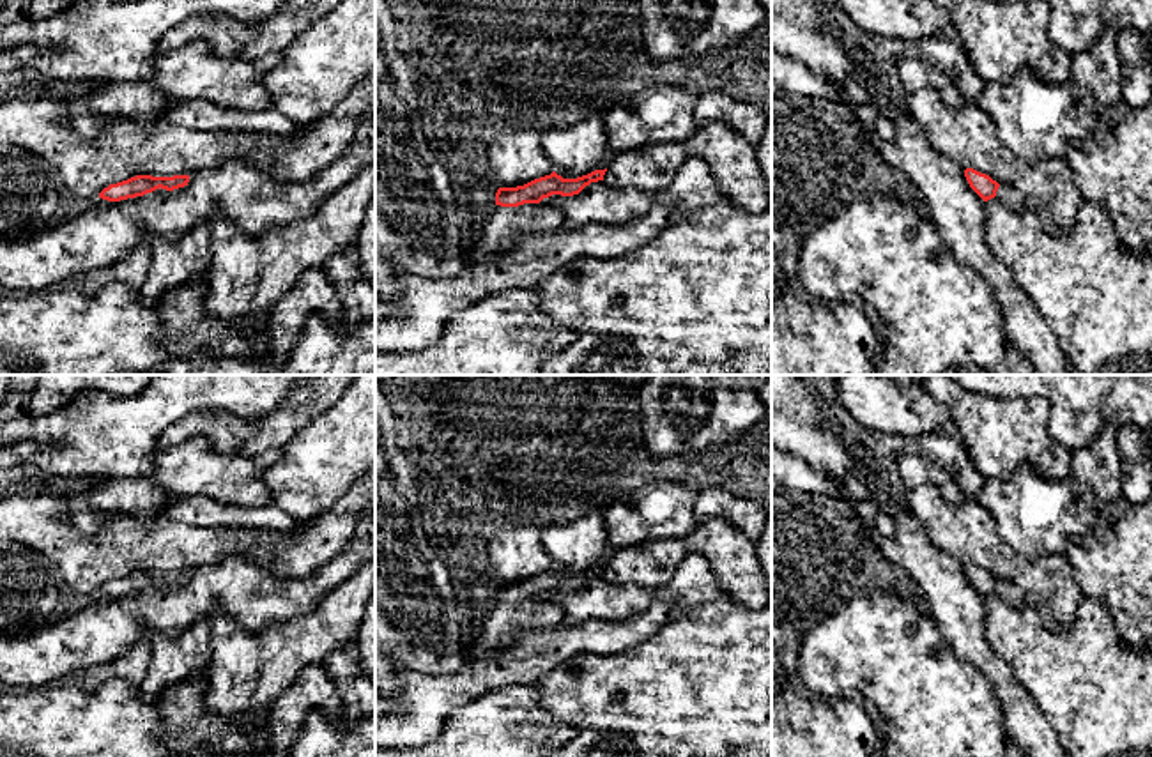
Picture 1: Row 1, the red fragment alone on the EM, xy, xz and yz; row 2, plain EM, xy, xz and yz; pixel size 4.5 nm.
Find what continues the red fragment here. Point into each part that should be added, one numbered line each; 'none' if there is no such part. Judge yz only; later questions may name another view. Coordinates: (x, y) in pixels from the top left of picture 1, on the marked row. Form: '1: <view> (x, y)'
1: yz (1011, 197)

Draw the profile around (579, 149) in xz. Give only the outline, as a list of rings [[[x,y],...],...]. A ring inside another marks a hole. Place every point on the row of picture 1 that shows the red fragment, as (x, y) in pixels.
[[[598,110],[593,117],[566,127],[547,127],[540,134],[543,152],[563,179],[577,179],[609,166],[612,154],[603,111]]]

